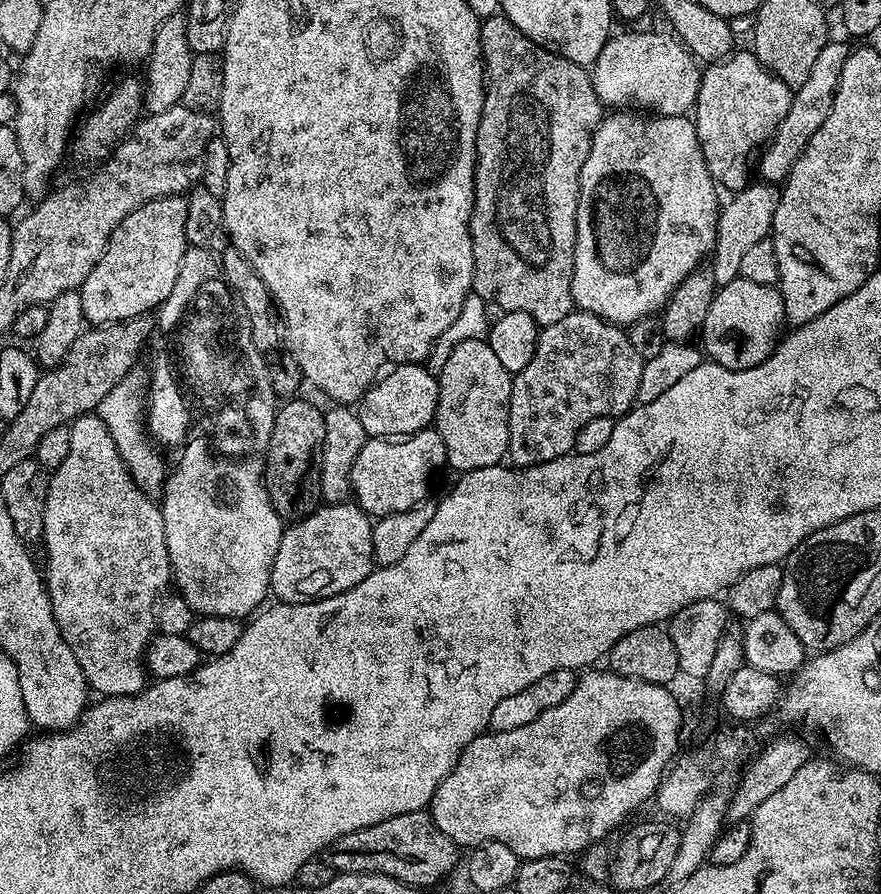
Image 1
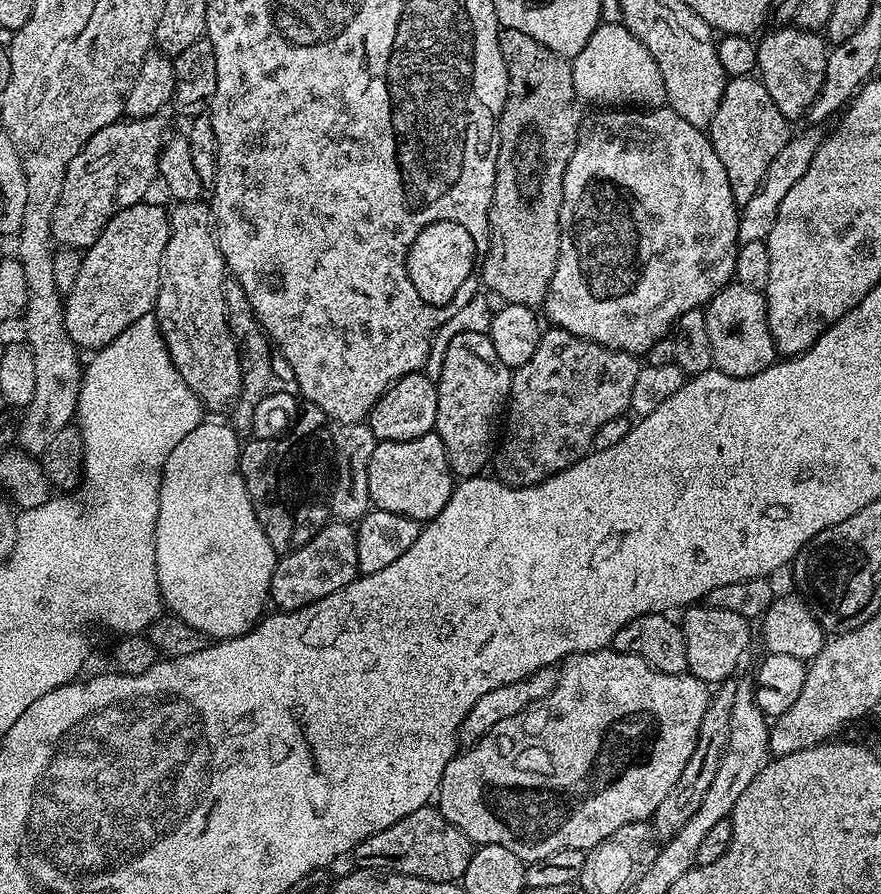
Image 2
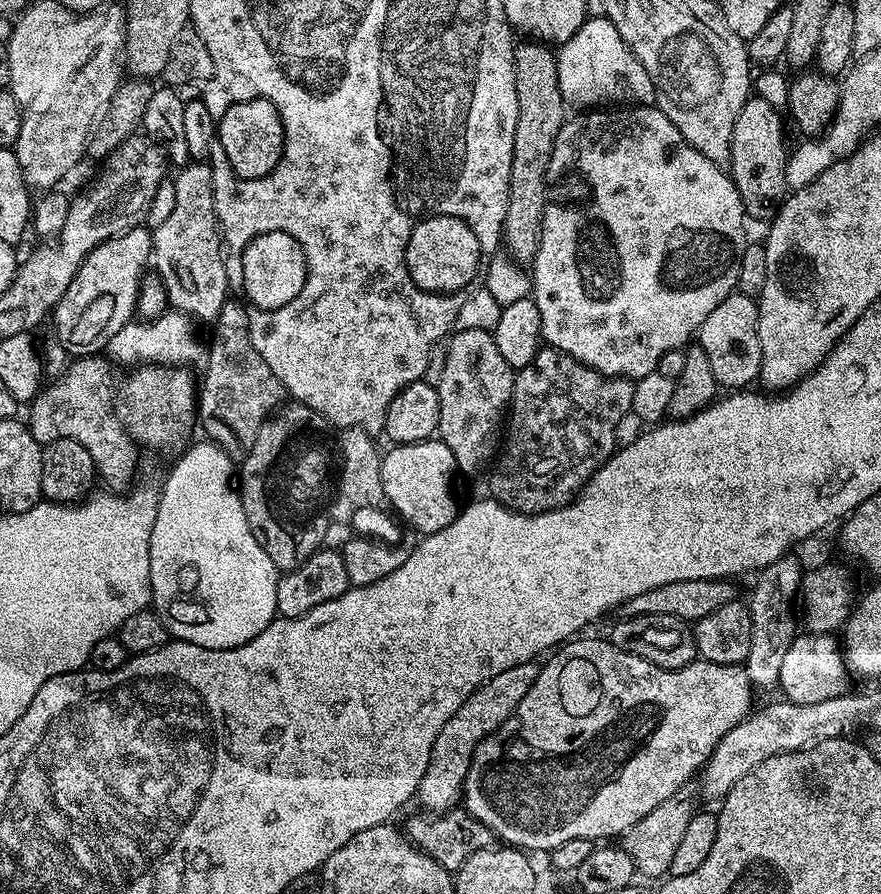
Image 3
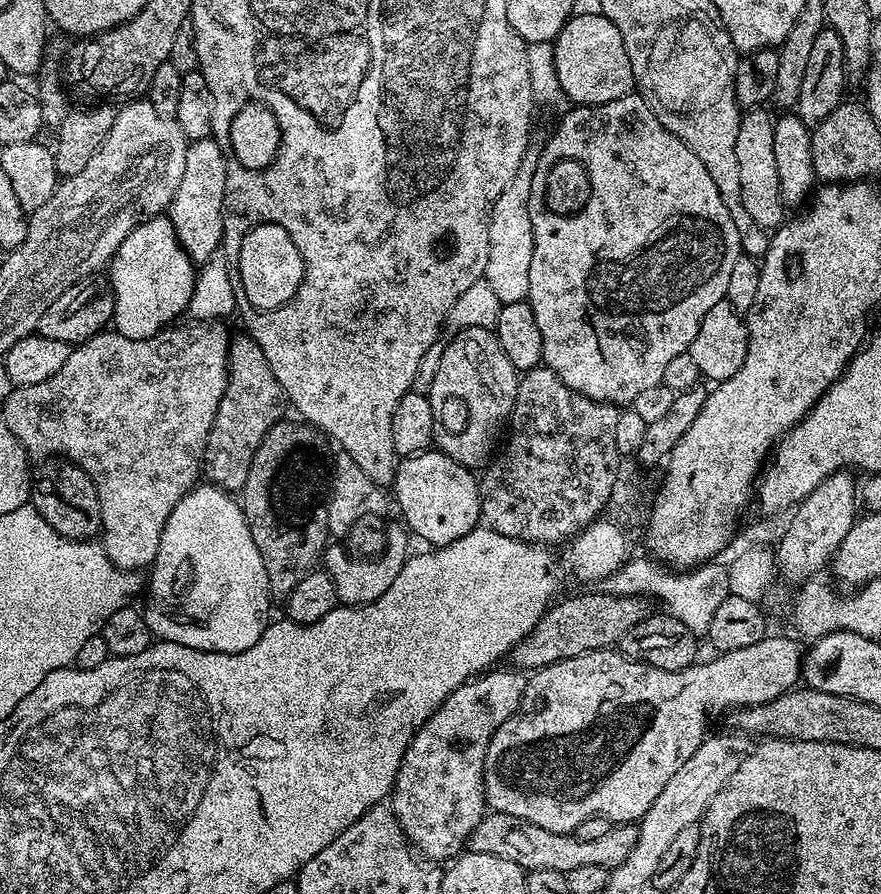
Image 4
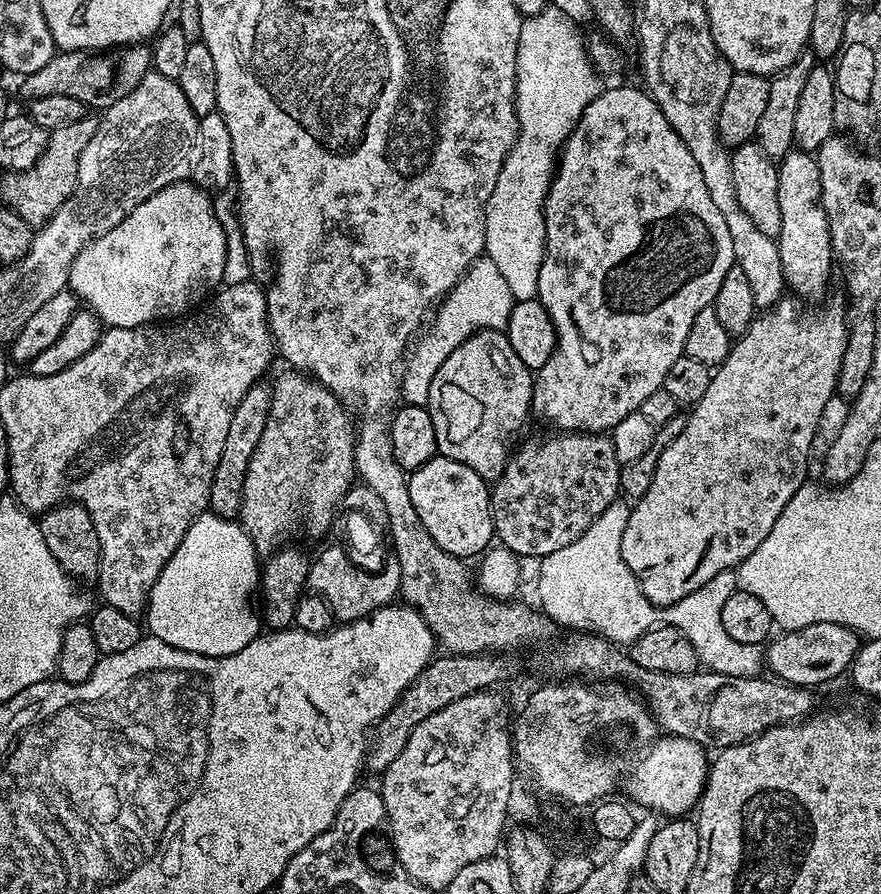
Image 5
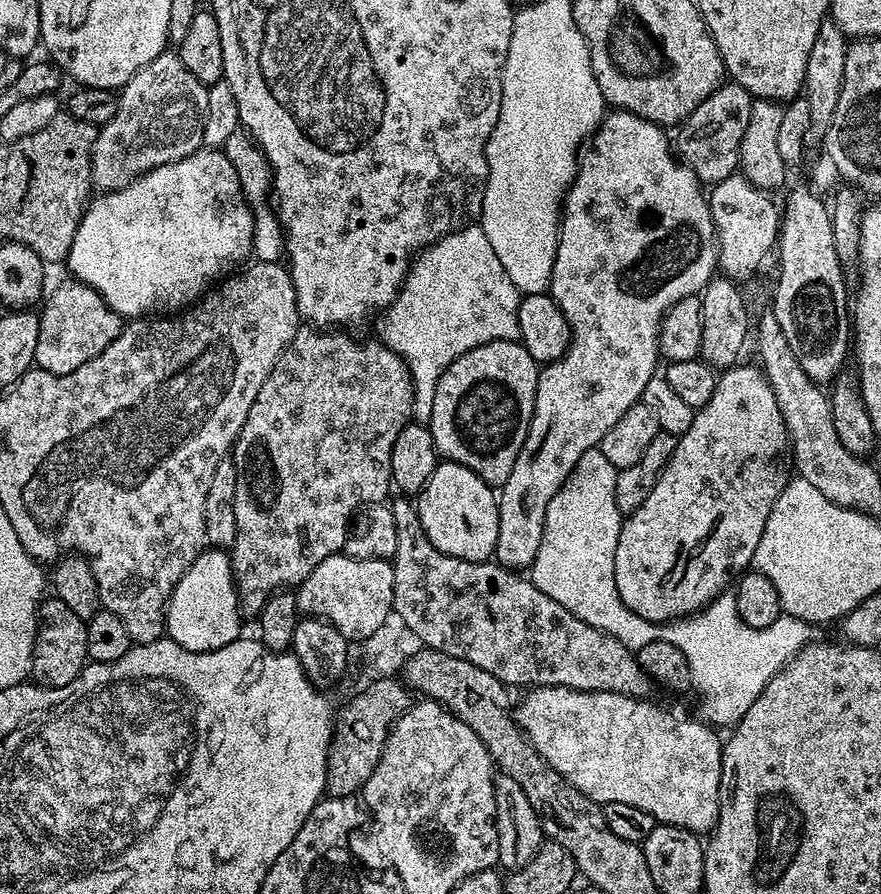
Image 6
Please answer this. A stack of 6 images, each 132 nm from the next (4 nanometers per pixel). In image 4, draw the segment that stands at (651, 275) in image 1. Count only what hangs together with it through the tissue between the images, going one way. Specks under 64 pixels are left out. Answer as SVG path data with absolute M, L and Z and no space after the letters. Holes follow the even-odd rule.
M639 94L623 96L614 102L606 102L605 104L572 106L569 109L569 112L561 118L560 125L553 130L552 137L545 142L544 148L539 149L540 157L536 163L534 178L530 182L528 209L530 210L530 226L534 234L534 254L530 258L530 290L526 302L534 310L534 318L538 318L538 330L542 330L543 363L547 368L554 374L558 374L558 378L562 378L562 382L566 382L566 386L570 386L570 390L580 392L583 396L589 396L592 400L606 402L607 404L630 406L634 402L634 398L638 398L638 394L642 394L642 390L648 389L649 386L658 386L664 383L663 374L666 366L675 357L687 352L689 346L694 342L694 334L698 334L698 326L702 326L702 318L706 318L706 313L713 306L718 306L720 300L727 297L732 267L734 267L734 262L738 262L738 258L742 254L740 239L738 238L738 226L734 226L734 218L730 218L730 210L726 210L726 205L722 203L722 194L718 194L718 186L714 186L714 182L710 179L706 166L702 166L698 154L694 154L694 150L690 150L690 146L686 146L686 142L682 142L674 134L670 134L670 130L666 130L666 126L662 126L662 122L658 122L654 110L650 110L648 103Z

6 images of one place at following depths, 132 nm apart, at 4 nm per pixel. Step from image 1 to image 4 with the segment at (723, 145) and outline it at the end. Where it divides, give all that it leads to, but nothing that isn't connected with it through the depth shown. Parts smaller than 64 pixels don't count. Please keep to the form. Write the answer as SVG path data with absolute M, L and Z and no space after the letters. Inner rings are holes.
M761 106L745 111L740 117L738 142L734 142L734 150L738 153L738 175L742 181L742 206L746 206L746 214L758 222L766 230L775 230L786 219L786 205L782 198L782 186L778 182L778 165L774 162L774 116L768 113L767 107Z

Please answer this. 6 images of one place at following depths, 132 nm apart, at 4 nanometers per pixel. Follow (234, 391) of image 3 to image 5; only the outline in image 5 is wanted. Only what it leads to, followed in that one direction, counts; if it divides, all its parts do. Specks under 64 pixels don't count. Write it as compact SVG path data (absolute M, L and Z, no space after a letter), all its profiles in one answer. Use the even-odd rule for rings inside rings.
M267 383L256 384L246 392L246 398L238 402L238 410L234 410L234 418L230 418L230 430L226 433L226 446L222 446L222 458L218 458L218 466L214 470L214 478L210 486L208 508L211 515L221 516L227 520L236 520L240 515L242 494L246 486L246 474L250 470L250 458L254 458L254 450L258 450L258 442L262 438L262 430L266 430L266 418L272 405L272 390Z

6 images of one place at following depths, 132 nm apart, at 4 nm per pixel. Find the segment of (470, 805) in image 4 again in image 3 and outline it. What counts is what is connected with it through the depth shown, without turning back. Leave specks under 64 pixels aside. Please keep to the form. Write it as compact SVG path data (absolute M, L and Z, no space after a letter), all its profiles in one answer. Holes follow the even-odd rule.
M533 662L519 664L510 670L502 670L502 674L490 678L478 691L470 694L467 704L463 704L447 720L446 725L439 731L438 738L435 739L430 766L426 768L426 774L422 776L422 782L419 783L416 800L424 807L421 809L443 814L451 811L461 801L465 776L472 764L472 756L477 746L489 732L499 729L507 716L516 709L526 690L534 686L540 669L541 665Z

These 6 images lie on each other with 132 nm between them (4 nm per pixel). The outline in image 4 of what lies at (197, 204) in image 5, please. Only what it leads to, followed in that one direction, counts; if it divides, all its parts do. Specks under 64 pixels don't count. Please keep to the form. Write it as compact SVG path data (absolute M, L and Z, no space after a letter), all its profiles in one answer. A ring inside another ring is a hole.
M167 215L152 216L130 230L126 242L118 246L106 268L106 279L112 285L114 298L115 331L126 338L141 340L179 321L188 311L197 275L197 265L180 243Z

